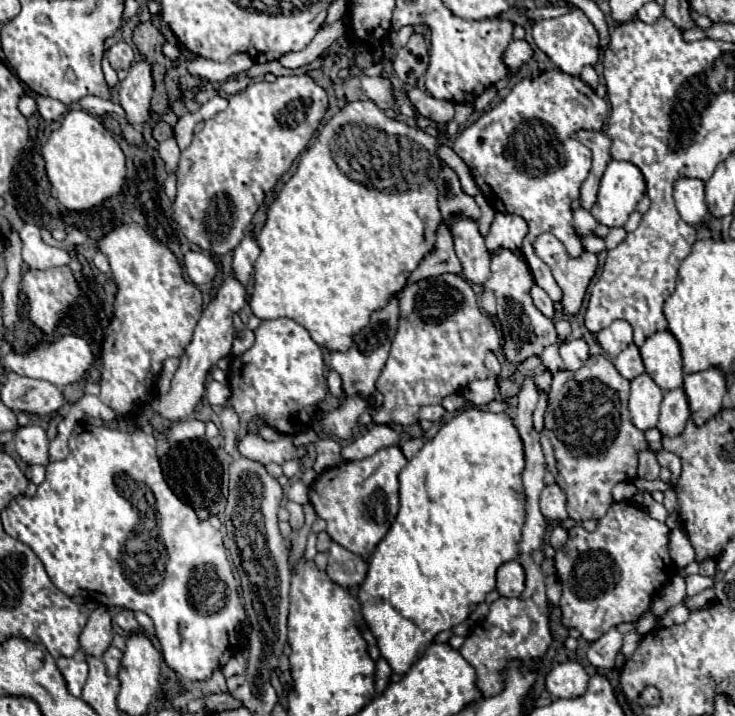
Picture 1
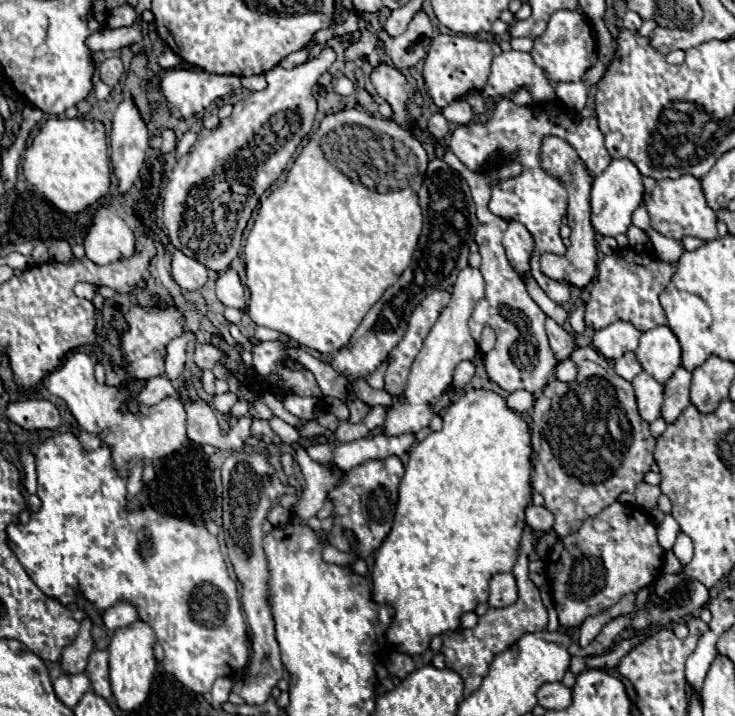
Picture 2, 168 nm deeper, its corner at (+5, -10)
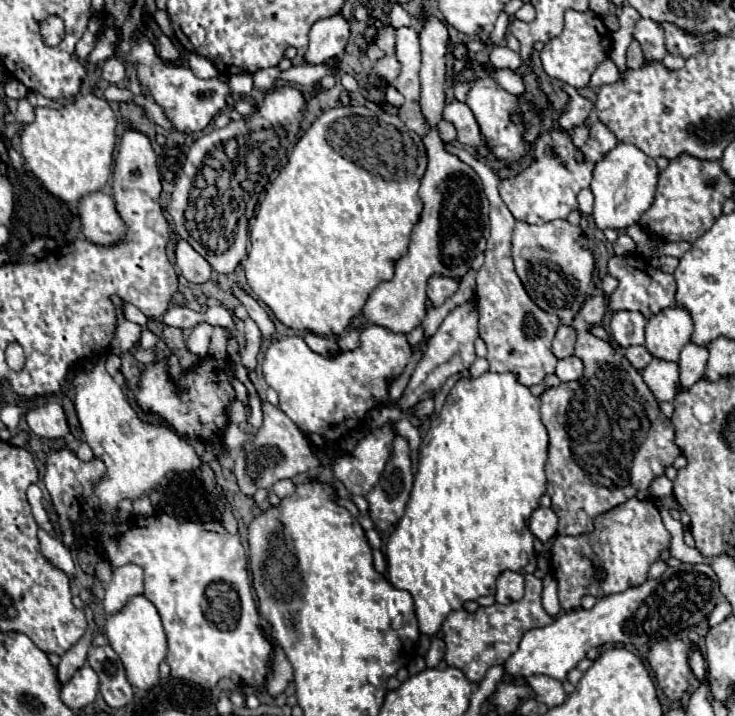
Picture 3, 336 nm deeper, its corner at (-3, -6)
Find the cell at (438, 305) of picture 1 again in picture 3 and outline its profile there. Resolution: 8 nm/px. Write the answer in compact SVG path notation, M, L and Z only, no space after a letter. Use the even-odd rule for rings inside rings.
M433 275L429 279L427 285L427 297L433 301L435 307L439 307L447 297L451 297L457 291L459 283L451 277L443 277L443 275Z

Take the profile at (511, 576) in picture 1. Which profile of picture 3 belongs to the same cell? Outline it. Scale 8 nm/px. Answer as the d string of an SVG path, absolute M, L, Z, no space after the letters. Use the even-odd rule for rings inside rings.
M503 571L497 579L497 603L513 603L523 597L523 575L515 571Z

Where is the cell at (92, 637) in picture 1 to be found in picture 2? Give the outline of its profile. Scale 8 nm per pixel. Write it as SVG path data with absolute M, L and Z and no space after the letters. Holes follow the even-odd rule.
M85 617L81 621L81 631L79 631L77 639L69 647L65 647L63 659L61 659L61 667L65 673L83 673L85 671L89 655L95 649L91 627L93 627L91 619Z

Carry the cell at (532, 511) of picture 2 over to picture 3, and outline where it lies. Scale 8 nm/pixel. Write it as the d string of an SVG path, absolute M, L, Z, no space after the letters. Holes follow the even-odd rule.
M535 509L529 519L529 529L539 541L547 543L557 533L557 515L551 509Z

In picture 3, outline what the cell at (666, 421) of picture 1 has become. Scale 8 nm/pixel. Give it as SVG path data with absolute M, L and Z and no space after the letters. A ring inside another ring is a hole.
M689 341L681 349L679 373L681 373L681 387L683 389L689 389L697 379L701 379L705 375L707 357L709 357L709 351L705 345L695 345Z

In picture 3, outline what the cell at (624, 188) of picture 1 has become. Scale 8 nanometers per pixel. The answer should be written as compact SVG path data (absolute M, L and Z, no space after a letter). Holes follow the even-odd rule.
M619 141L617 147L613 147L593 167L591 191L593 191L593 197L595 197L595 205L593 205L595 225L599 229L607 229L607 227L625 229L629 225L637 224L639 217L653 205L658 175L659 170L655 159L649 159L645 153L641 153L641 149ZM643 179L645 179L645 183L643 183Z

